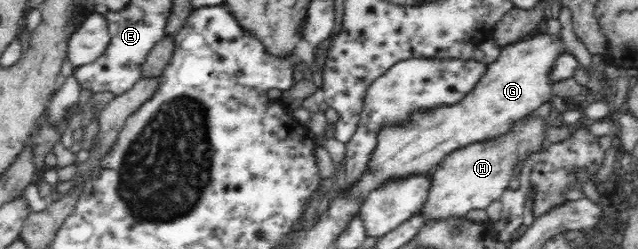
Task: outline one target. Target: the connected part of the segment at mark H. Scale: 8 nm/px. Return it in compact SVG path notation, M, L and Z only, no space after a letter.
M543 119L519 121L509 133L499 135L497 139L483 139L483 142L452 151L432 169L430 191L427 191L426 203L417 214L424 217L426 223L431 223L449 217L463 217L471 209L486 209L489 203L499 200L500 195L508 190L515 163L523 161L527 153L533 153L543 143L543 133Z

